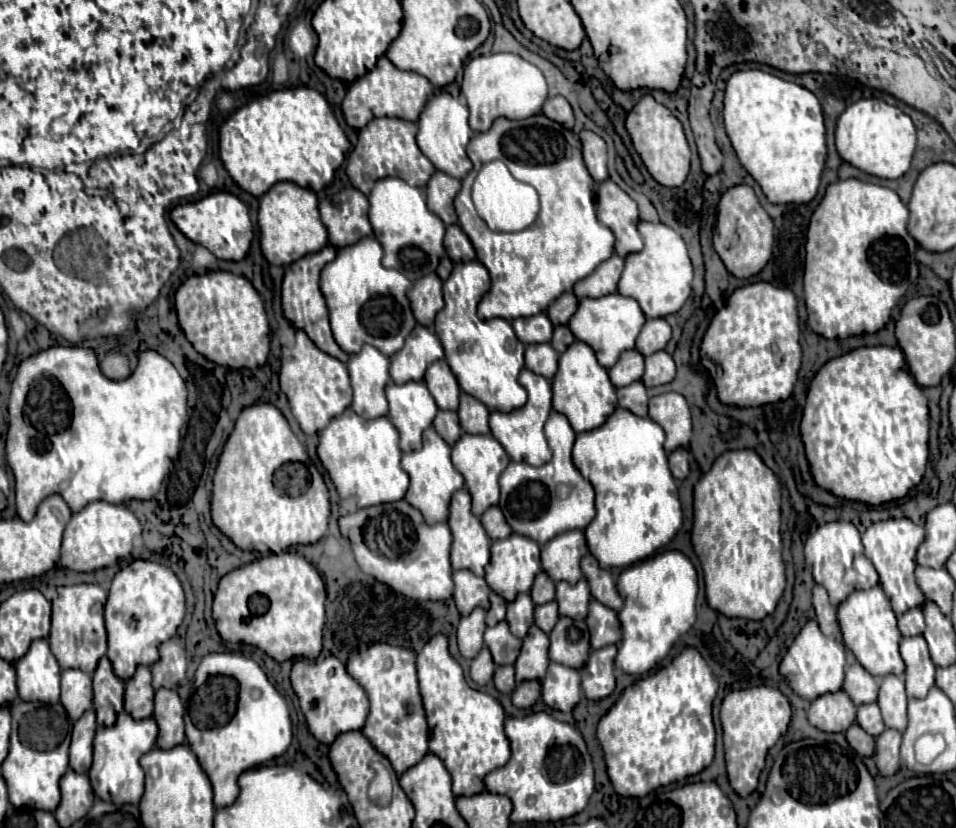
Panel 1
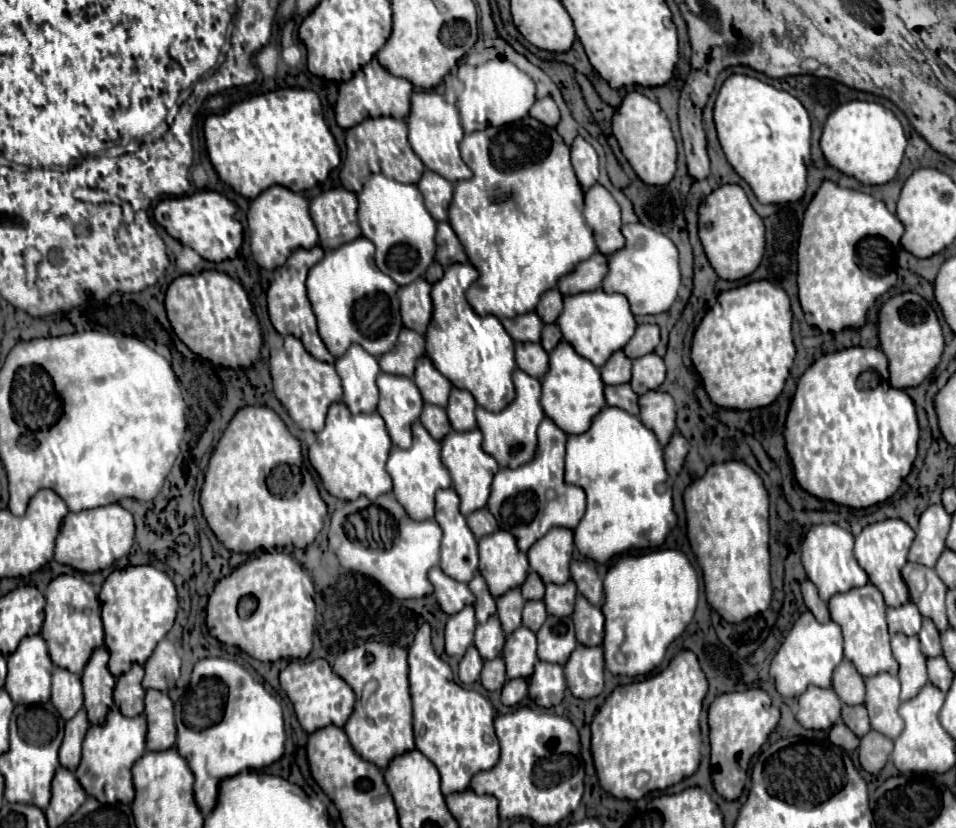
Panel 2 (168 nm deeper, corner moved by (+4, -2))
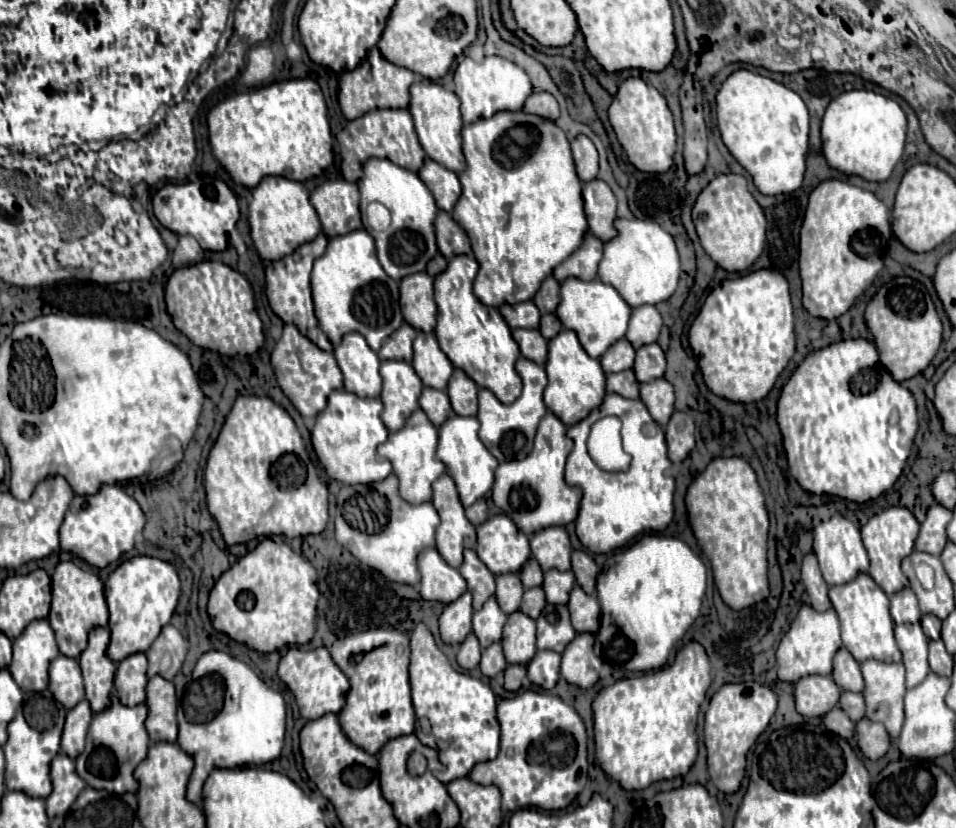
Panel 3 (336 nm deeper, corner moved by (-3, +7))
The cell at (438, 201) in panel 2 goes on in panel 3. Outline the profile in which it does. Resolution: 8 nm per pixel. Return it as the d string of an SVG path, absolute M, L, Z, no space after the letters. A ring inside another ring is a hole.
M426 159L424 167L418 171L418 177L426 183L430 193L434 195L434 199L438 203L438 209L450 213L454 203L458 201L458 197L462 193L458 175L448 171L440 163L436 163L432 159Z

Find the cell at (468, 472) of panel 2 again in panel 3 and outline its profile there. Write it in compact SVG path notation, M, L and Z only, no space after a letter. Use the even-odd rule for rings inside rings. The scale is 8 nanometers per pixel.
M452 415L438 429L438 459L446 463L446 469L458 487L458 495L464 507L472 505L476 499L484 497L490 491L494 483L494 471L498 467L498 461L488 453L488 449L478 439L478 429L480 423L476 417L460 417L460 415Z

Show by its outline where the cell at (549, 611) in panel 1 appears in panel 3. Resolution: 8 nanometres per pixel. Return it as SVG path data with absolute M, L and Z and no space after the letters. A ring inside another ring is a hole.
M532 587L532 589L526 589L524 595L522 595L522 607L520 611L532 619L538 619L540 611L544 609L546 605L546 597L544 597L544 591L542 587Z

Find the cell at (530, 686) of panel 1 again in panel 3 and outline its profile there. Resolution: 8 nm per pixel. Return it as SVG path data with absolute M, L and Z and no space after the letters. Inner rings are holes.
M508 665L504 671L504 689L506 691L518 691L522 687L524 677L526 677L524 665Z

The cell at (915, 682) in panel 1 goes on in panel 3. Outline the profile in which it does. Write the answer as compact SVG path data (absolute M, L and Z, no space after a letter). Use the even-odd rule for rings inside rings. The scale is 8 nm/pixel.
M904 623L894 627L898 649L906 667L906 687L916 687L930 673L928 667L928 639L920 623Z

